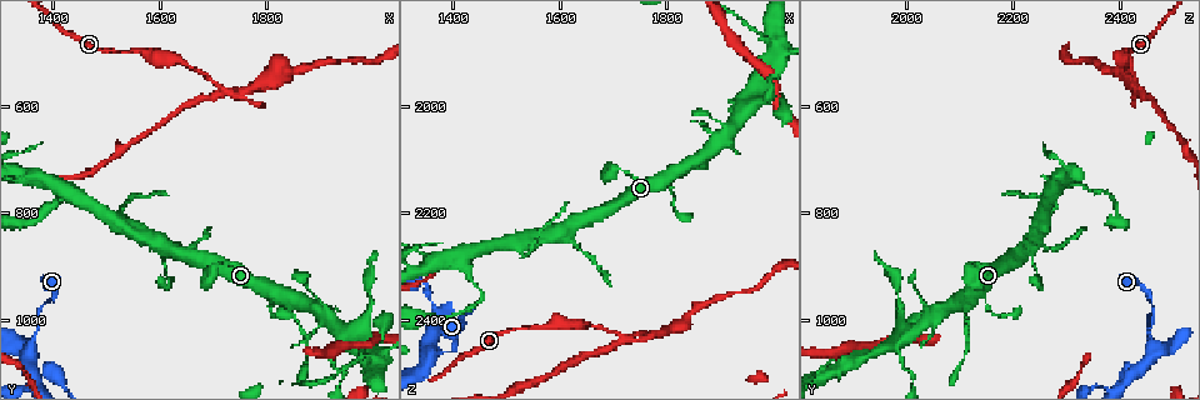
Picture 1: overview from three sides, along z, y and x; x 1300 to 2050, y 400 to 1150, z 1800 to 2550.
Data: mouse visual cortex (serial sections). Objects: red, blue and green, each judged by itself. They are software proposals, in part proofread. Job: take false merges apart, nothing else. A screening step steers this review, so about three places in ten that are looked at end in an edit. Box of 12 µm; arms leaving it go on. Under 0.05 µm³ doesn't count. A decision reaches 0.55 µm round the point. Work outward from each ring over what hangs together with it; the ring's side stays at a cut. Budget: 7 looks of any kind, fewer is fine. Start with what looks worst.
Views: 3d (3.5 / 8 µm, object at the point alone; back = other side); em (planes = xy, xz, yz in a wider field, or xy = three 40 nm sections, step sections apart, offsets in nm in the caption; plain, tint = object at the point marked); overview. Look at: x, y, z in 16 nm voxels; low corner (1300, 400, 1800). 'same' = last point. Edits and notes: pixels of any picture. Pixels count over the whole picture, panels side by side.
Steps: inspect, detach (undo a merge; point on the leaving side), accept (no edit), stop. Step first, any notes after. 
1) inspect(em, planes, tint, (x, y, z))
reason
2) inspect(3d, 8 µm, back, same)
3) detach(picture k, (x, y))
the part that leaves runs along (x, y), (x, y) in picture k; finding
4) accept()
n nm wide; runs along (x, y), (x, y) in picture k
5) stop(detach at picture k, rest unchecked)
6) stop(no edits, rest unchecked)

inspect(3d, 3.5 µm, (1710, 560, 2425))
three-way junction

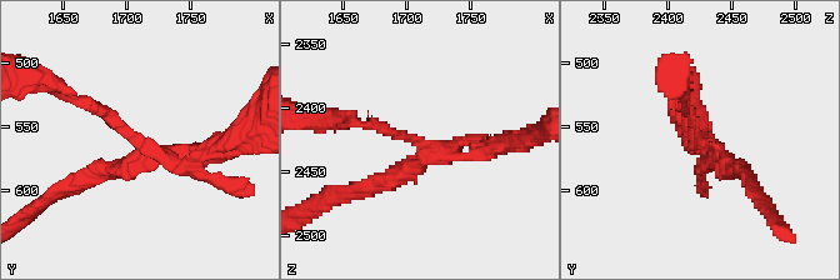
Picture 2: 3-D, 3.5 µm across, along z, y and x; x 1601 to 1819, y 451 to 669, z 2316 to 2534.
inspect(em, planes, plain, (1712, 562, 2428))
now the EM

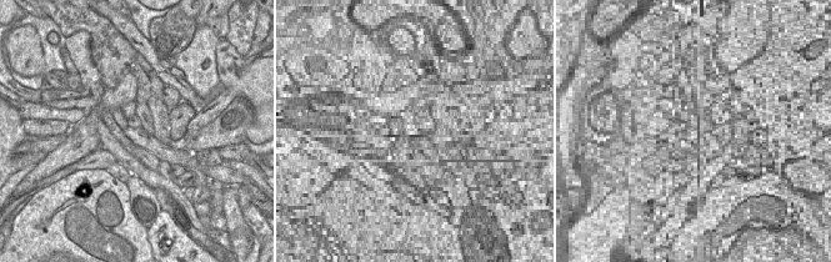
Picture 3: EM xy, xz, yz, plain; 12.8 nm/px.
inspect(em, planes, tint, same)
with the object marked

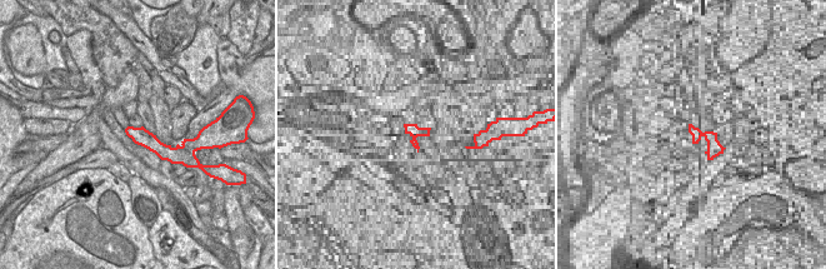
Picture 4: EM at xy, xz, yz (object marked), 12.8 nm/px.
detach(picture 2, (386, 186))
the part that leaves runs along (178, 151), (215, 151), (261, 125) in picture 2; a second cell is stuck on

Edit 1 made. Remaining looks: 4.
inspect(overview)
see it whole again

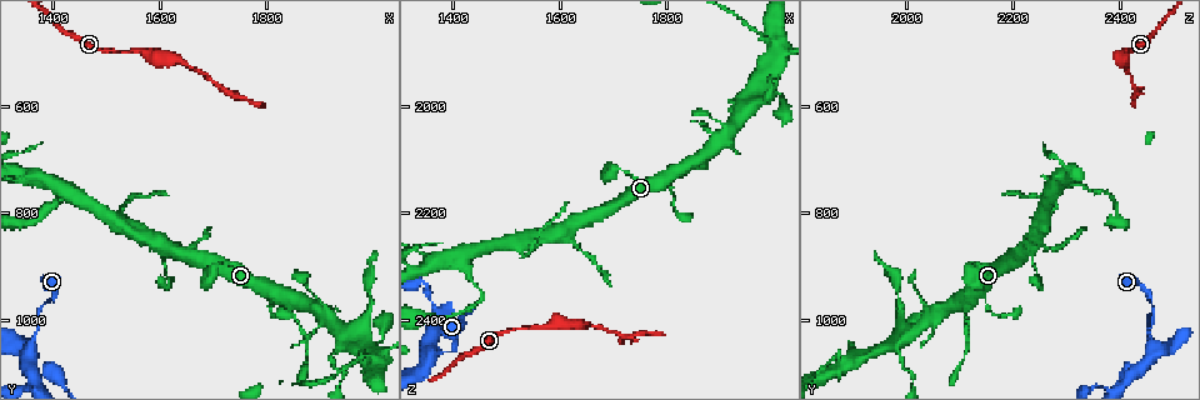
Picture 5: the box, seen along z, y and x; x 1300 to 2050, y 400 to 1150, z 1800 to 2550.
inspect(3d, 3.5 µm, (1450, 760, 2355))
abrupt turn

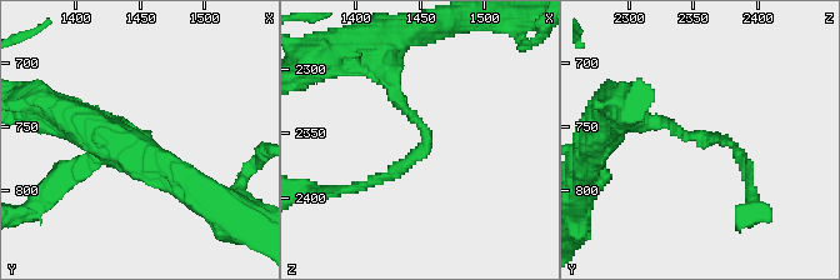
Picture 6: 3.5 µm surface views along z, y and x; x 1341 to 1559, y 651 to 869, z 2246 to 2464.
inspect(em, xy, step 2, tint, (1454, 760, 2352))
arms of 150, 150 nm

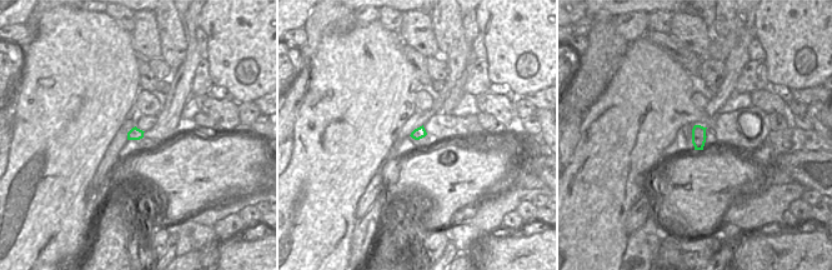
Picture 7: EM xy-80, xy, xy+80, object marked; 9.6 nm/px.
accept()
110 nm wide; runs along (634, 123), (730, 141), (743, 164) in picture 6; one cell here

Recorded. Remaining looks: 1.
stop(detach at picture 2, rest unchecked)

